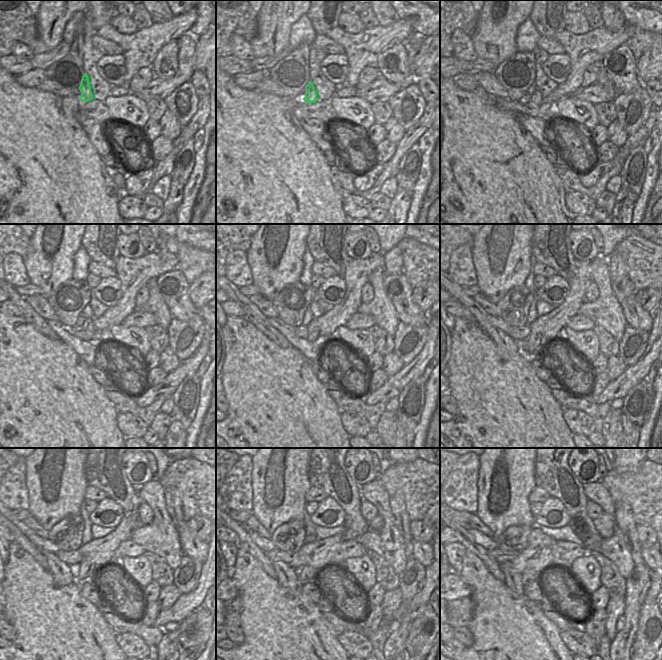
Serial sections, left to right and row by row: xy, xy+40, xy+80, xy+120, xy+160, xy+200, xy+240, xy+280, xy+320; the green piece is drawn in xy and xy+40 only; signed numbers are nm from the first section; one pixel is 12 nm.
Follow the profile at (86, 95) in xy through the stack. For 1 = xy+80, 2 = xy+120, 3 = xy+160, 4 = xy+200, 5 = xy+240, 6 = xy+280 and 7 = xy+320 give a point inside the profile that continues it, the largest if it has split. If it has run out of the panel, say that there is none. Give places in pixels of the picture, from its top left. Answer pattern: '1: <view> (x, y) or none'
1: xy+80 (536, 98)
2: xy+120 (89, 325)
3: xy+160 (313, 328)
4: xy+200 (534, 344)
5: xy+240 (85, 570)
6: xy+280 (306, 574)
7: xy+320 (528, 576)

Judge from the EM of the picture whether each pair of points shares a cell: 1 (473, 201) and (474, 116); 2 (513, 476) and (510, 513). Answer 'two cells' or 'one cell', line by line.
1: one cell
2: one cell

